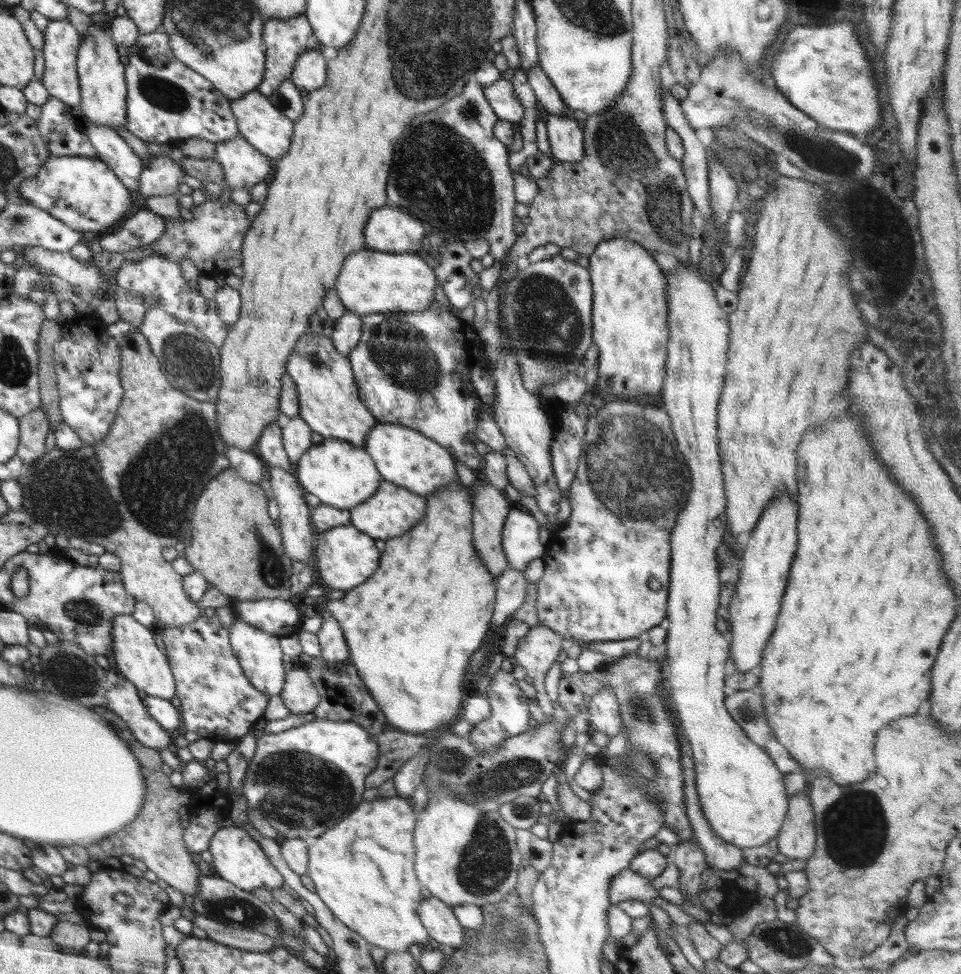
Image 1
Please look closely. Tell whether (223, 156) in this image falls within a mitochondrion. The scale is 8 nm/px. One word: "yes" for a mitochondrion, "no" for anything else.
no

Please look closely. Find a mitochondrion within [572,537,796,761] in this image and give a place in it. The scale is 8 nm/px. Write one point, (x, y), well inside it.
(642, 709)

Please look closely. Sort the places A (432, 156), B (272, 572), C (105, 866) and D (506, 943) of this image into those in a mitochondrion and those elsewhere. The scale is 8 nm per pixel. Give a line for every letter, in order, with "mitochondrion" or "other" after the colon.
A: mitochondrion
B: mitochondrion
C: other
D: mitochondrion

